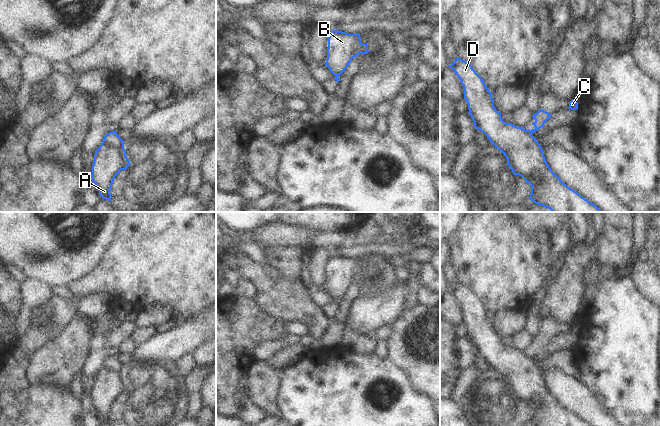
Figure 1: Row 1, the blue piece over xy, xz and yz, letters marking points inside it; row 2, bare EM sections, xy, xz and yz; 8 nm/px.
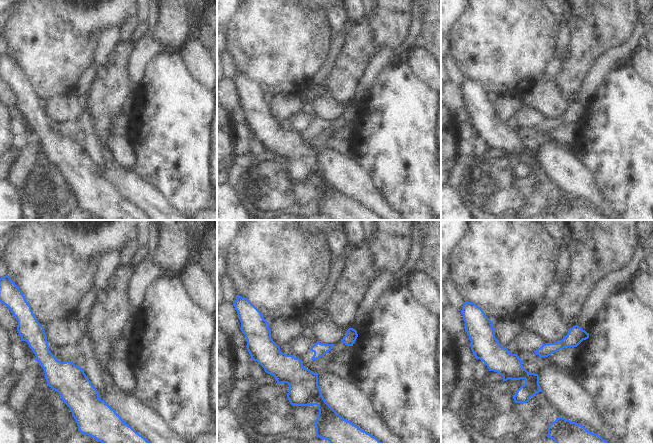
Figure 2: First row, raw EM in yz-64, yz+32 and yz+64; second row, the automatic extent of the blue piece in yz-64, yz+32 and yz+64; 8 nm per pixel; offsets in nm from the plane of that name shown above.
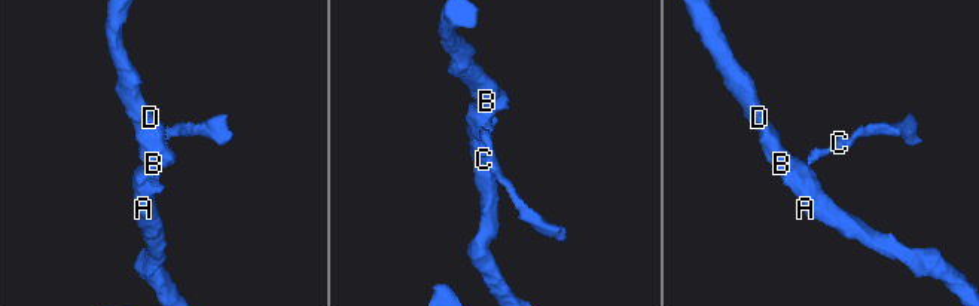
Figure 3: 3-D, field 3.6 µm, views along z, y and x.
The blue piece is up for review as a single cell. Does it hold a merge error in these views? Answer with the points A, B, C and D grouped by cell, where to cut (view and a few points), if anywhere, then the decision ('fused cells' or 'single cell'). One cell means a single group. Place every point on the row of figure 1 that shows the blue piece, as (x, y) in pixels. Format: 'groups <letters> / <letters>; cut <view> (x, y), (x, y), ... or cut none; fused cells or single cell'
groups A B D / C; cut yz (525, 130), (531, 135); fused cells

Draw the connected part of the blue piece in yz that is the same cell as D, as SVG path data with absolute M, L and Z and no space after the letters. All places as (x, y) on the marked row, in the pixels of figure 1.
M458 57L448 67L454 70L464 88L464 99L468 104L468 113L474 122L475 129L483 132L490 143L504 154L513 174L521 176L530 184L529 199L531 201L547 207L552 212L603 212L554 174L546 162L542 147L533 135L528 134L524 127L517 127L501 119L501 113L494 107L492 92L468 62Z

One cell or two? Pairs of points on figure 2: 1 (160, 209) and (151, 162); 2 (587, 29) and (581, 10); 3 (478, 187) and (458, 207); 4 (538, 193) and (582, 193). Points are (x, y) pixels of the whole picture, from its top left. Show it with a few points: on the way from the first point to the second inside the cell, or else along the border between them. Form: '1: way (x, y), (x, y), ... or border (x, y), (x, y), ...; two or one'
1: border (137, 175), (151, 184), (172, 206); two
2: border (588, 10), (583, 15), (573, 15); two
3: border (467, 191), (465, 203), (469, 209); two
4: border (546, 175), (563, 191); two

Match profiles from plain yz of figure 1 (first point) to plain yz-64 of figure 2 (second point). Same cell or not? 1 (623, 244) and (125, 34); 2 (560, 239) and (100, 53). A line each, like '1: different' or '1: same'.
1: different
2: same

